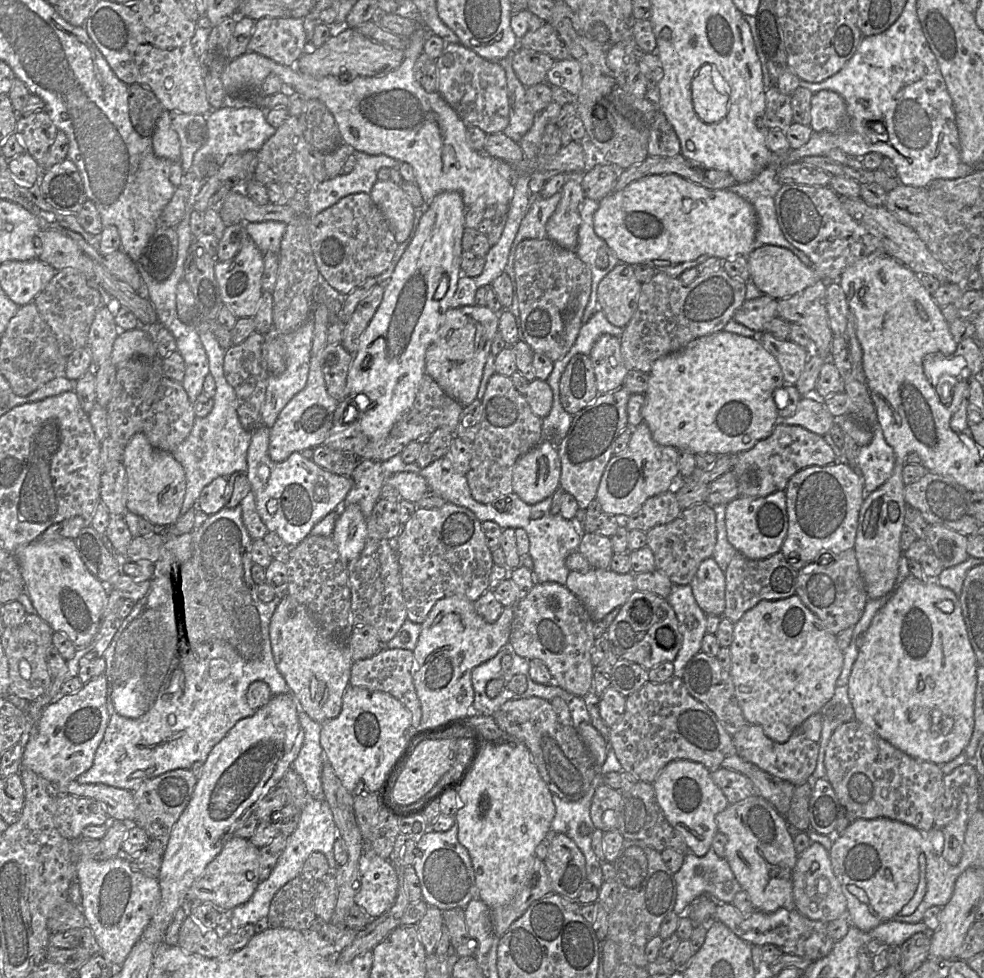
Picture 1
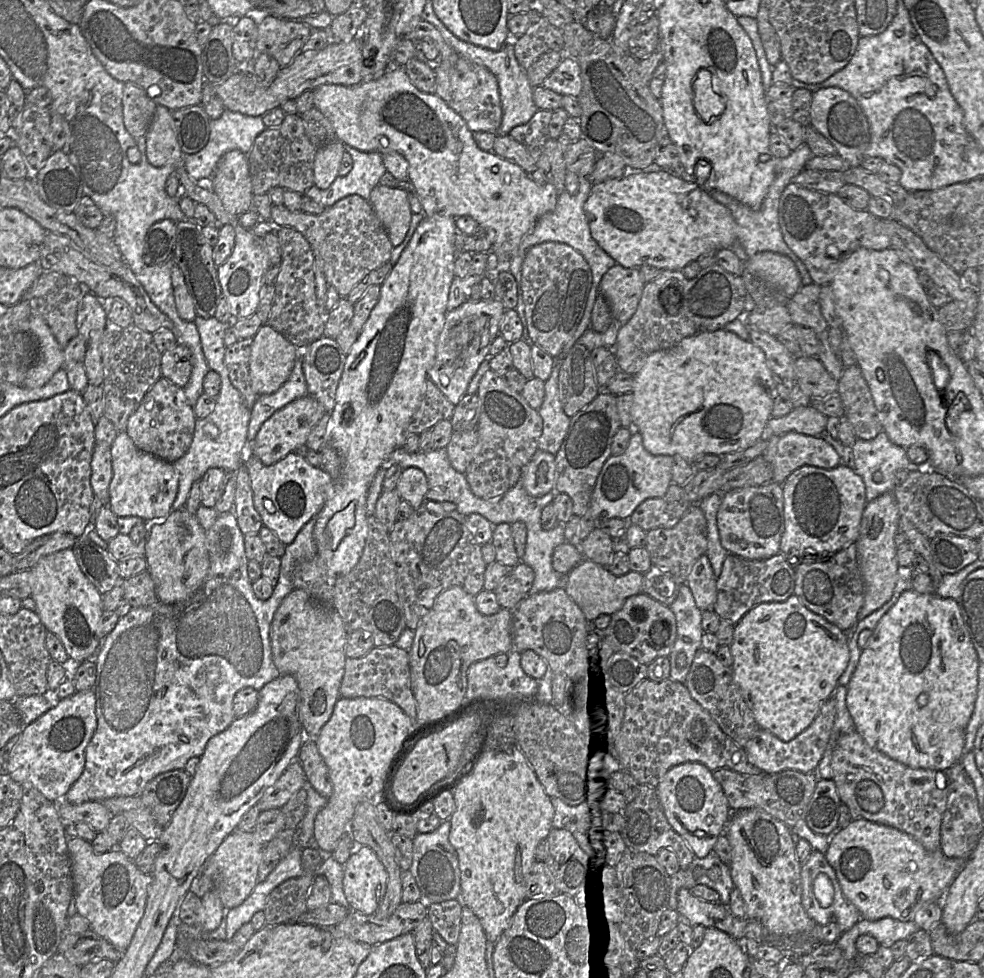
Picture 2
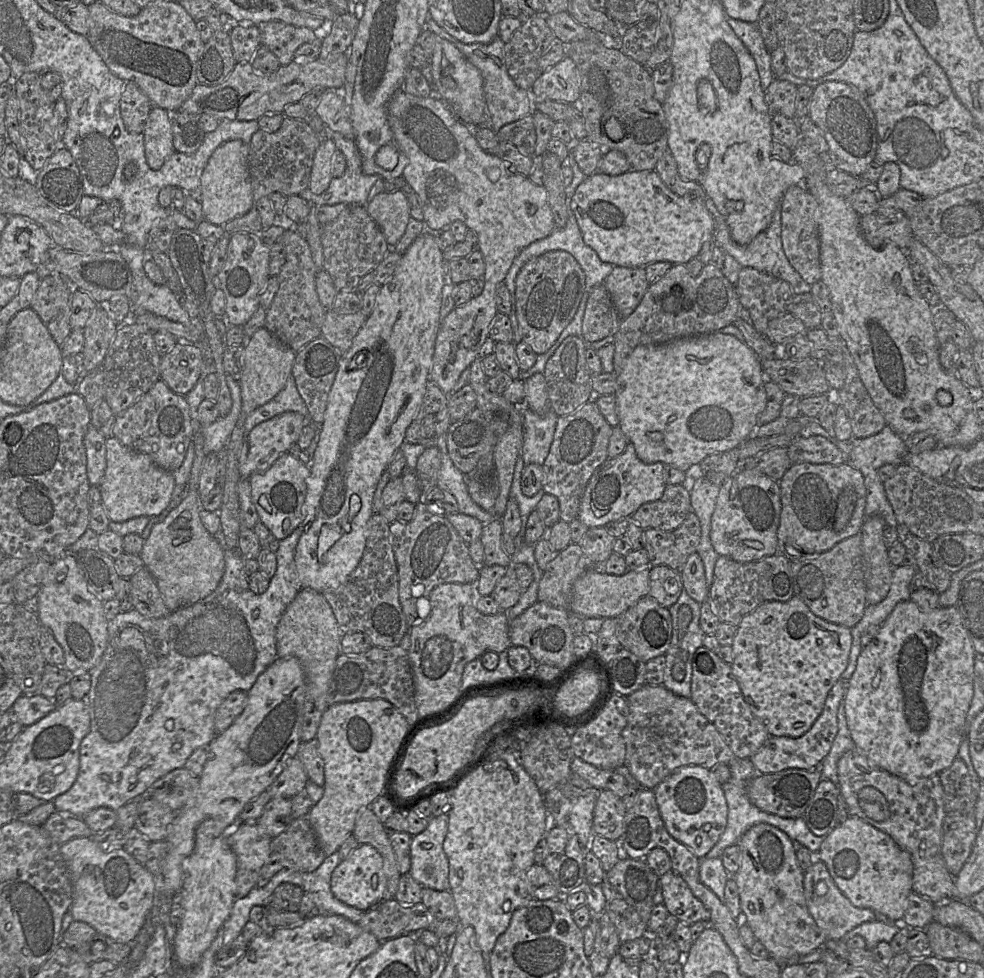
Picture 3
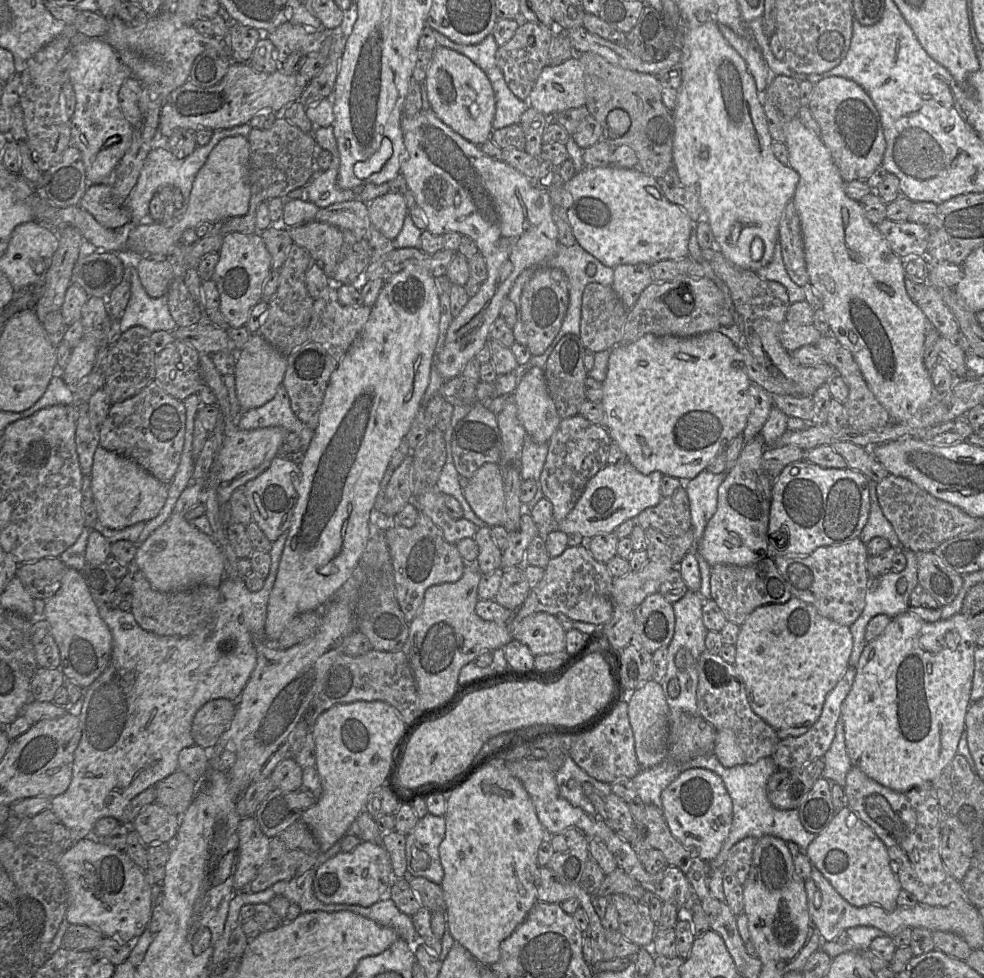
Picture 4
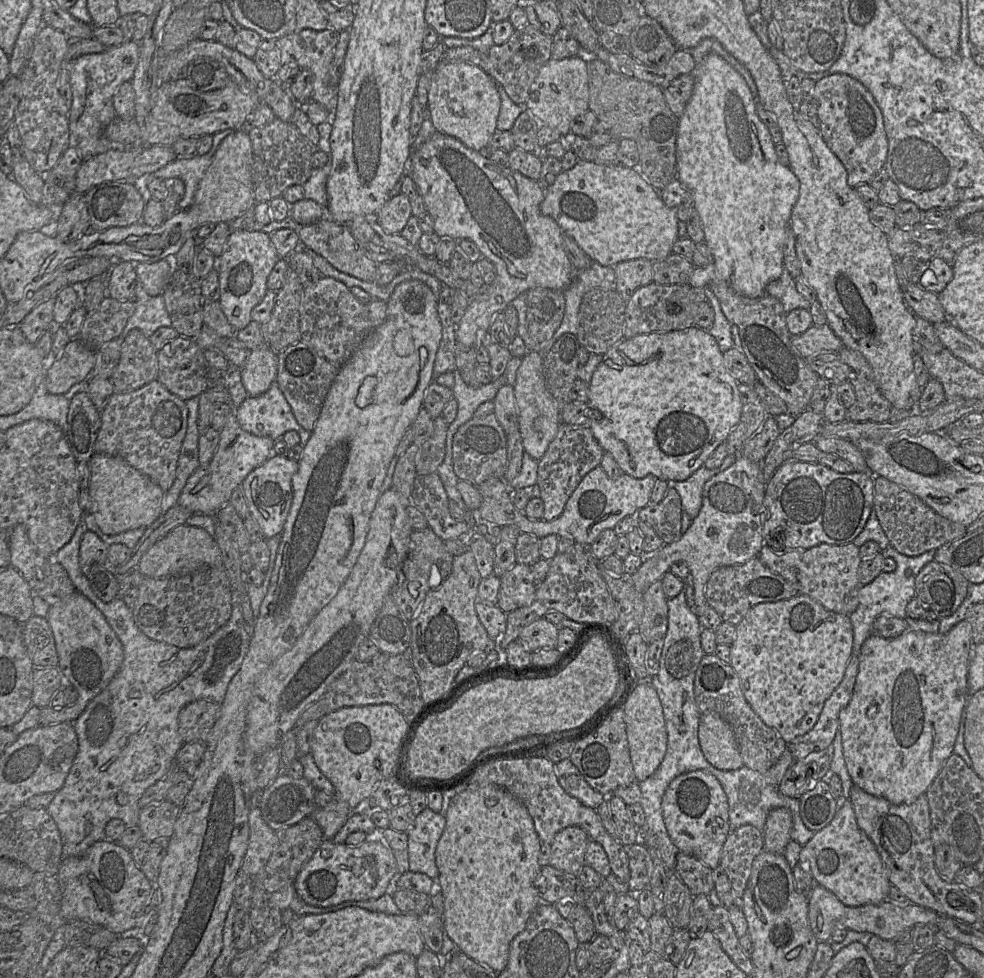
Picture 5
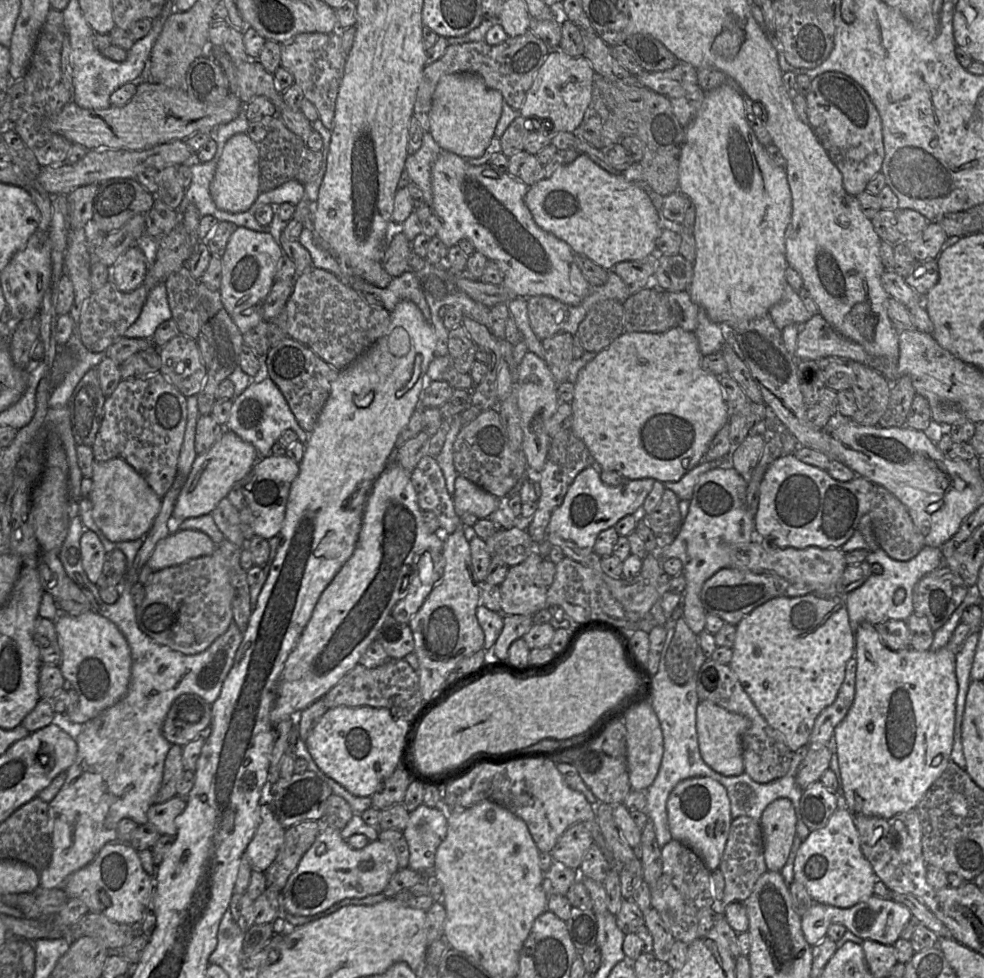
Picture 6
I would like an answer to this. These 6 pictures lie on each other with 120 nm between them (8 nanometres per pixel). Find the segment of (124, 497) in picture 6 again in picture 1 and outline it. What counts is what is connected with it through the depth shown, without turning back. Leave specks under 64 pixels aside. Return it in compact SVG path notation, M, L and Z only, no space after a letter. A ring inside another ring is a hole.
M142 432L134 433L120 447L119 462L125 469L125 508L142 516L156 529L175 524L181 517L186 493L186 476L182 465L171 452L153 447Z

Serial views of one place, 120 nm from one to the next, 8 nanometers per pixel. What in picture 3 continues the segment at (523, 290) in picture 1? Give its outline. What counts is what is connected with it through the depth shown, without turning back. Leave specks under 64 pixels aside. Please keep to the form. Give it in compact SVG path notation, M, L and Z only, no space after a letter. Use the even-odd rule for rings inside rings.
M563 250L530 259L516 277L516 315L522 342L537 354L546 353L573 320L585 290L585 273L577 260Z

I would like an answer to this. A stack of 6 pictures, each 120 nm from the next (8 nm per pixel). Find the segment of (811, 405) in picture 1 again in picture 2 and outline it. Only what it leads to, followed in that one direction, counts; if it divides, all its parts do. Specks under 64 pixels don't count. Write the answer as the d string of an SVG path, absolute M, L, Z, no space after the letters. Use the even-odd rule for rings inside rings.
M800 406L785 416L770 418L766 425L766 432L773 435L797 432L820 437L821 432L826 430L827 420L827 416L812 406Z

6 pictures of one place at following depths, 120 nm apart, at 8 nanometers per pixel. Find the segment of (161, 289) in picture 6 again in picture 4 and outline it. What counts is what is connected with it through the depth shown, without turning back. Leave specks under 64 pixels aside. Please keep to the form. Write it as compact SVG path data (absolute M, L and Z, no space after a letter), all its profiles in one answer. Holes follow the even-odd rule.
M129 265L131 296L120 318L120 331L123 333L133 326L143 326L150 332L165 330L172 332L177 324L168 306L168 295L150 297L144 289L138 269Z

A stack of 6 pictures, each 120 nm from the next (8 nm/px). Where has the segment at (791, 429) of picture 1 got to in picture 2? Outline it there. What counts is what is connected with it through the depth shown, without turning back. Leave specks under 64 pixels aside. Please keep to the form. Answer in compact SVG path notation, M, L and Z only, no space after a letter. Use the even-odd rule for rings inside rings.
M788 432L783 435L766 433L764 439L767 447L762 456L772 467L772 481L780 485L801 466L831 469L841 463L837 451L821 437Z

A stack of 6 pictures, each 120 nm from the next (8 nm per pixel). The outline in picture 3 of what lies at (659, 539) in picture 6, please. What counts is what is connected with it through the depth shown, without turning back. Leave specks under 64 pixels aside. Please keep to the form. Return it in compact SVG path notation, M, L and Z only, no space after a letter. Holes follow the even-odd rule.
M683 485L666 486L660 499L642 504L630 517L642 529L673 531L691 512L690 492Z

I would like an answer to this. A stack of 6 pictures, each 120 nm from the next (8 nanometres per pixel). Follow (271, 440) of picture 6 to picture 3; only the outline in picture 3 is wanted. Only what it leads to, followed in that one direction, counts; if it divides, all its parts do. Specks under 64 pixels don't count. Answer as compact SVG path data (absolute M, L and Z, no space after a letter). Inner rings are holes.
M291 374L285 387L271 401L256 408L247 416L245 435L251 432L256 425L287 411L300 413L304 416L305 426L311 426L315 429L316 434L310 446L306 449L307 453L312 457L319 442L321 425L317 425L312 421L306 404L298 392L295 379Z

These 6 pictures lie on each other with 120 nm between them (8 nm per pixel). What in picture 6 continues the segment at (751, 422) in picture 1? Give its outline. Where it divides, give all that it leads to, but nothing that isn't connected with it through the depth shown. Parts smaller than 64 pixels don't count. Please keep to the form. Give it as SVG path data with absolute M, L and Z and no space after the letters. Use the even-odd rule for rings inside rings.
M678 326L662 333L625 331L579 371L571 402L571 430L585 443L600 470L616 471L627 479L677 482L703 460L716 433L729 422L731 411L719 377L703 369L703 357L695 333Z

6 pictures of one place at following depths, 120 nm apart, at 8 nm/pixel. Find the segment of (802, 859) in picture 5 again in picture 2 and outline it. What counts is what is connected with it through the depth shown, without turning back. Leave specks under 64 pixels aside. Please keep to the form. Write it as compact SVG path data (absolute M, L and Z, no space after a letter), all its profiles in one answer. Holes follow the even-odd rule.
M866 819L852 820L846 827L840 828L830 840L825 857L836 873L843 895L858 909L862 919L876 921L881 918L891 917L903 922L913 921L916 912L926 903L934 901L942 902L951 884L964 869L968 860L964 858L948 858L941 850L928 852L918 841L907 833L890 826L868 821Z

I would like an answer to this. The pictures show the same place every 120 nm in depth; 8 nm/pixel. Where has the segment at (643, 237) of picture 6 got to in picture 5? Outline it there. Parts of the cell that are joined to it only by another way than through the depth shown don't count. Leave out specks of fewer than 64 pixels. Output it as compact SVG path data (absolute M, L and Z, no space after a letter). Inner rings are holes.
M579 160L576 165L568 170L562 171L557 175L553 184L549 185L545 192L545 198L540 205L540 211L543 215L553 218L564 234L572 237L578 246L595 262L602 266L614 267L620 262L633 259L646 259L651 262L663 260L672 253L672 247L679 238L678 235L678 218L675 210L667 207L661 198L661 191L656 190L646 179L635 169L623 165L607 166L596 164L594 162Z

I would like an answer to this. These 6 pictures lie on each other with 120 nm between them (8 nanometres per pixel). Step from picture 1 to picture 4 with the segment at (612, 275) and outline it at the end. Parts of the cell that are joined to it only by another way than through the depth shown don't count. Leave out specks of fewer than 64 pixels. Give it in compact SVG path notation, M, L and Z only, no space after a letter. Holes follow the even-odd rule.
M645 263L622 264L614 268L612 288L627 309L631 309L643 290L653 282L650 266Z

